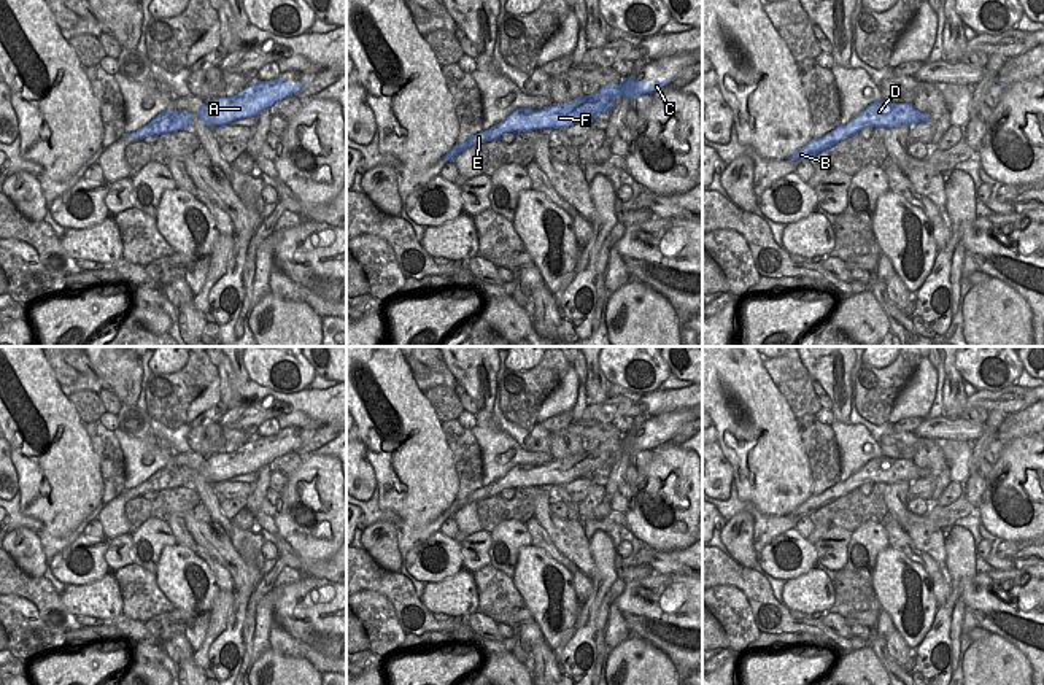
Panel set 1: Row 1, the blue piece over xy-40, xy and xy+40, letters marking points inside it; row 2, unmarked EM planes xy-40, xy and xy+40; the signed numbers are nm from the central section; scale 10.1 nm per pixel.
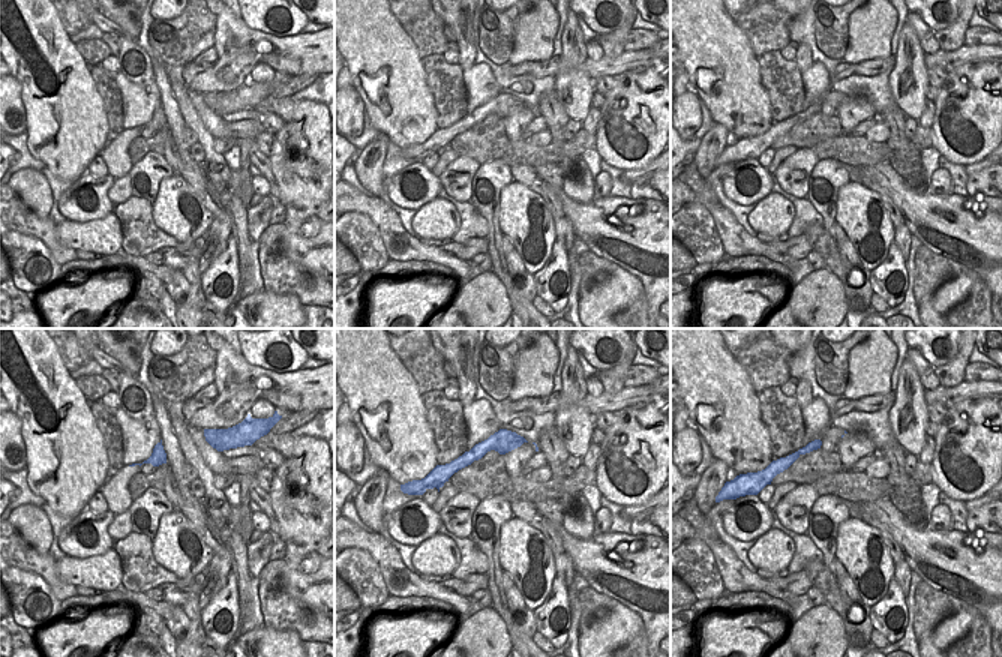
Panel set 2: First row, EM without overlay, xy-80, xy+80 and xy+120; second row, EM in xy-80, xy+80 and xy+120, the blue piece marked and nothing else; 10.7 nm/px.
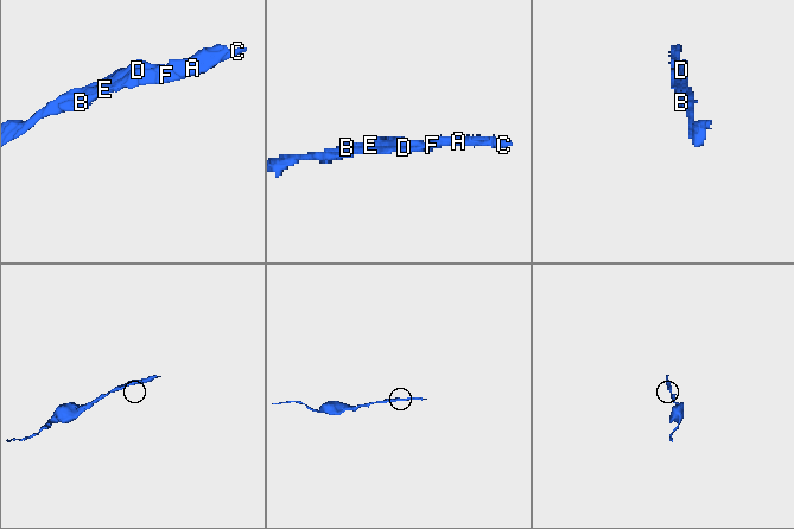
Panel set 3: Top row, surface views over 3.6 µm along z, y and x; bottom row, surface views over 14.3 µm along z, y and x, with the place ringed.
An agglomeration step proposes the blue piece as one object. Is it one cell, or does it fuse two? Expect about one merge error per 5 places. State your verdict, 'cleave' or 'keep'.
keep

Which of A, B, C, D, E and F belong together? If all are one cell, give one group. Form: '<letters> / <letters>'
A B C D E F

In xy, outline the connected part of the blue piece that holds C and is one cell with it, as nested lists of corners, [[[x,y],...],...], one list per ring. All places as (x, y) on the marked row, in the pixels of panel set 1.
[[[628,76],[620,84],[604,84],[594,95],[553,103],[548,108],[540,110],[518,108],[491,129],[472,135],[466,143],[456,143],[442,159],[454,162],[454,159],[467,148],[497,140],[507,132],[566,129],[578,122],[594,121],[604,110],[612,111],[613,100],[618,99],[620,94],[634,100],[637,95],[652,95],[667,86],[669,81],[647,84],[642,78]]]

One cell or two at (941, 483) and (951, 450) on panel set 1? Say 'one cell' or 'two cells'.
two cells

